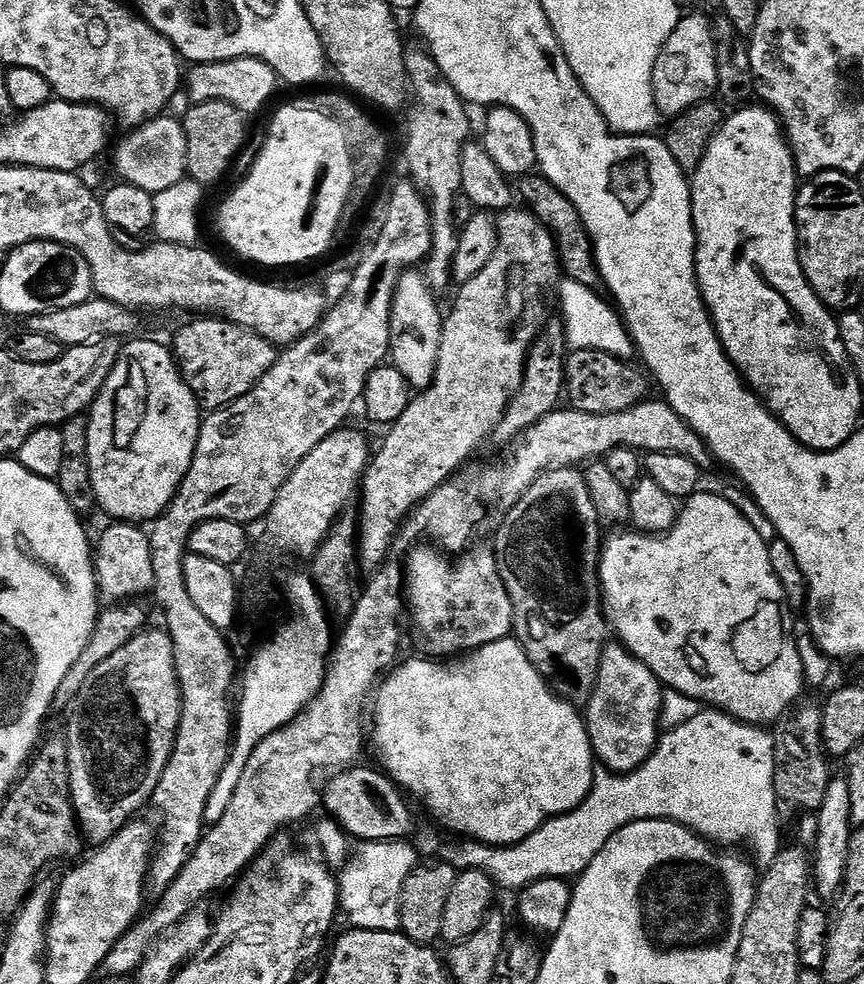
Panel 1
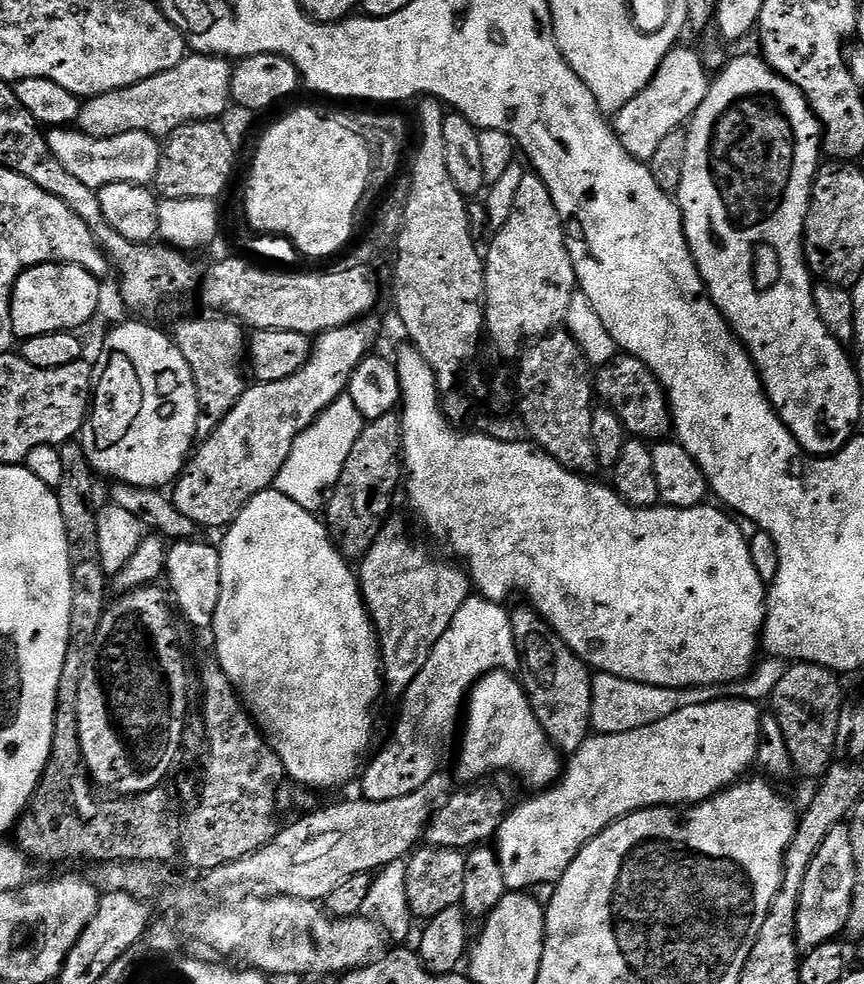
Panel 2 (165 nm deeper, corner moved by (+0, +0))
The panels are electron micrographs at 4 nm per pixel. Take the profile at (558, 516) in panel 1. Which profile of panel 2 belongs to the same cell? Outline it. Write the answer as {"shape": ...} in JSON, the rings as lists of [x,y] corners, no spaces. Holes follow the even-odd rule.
{"shape":[[[531,607],[513,611],[511,617],[512,632],[522,649],[522,664],[525,667],[522,683],[534,714],[548,739],[561,753],[576,752],[584,745],[592,728],[593,673],[555,632],[540,632],[546,628],[545,621]]]}

